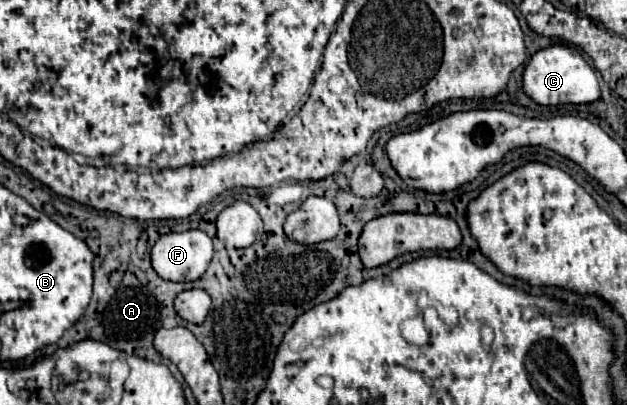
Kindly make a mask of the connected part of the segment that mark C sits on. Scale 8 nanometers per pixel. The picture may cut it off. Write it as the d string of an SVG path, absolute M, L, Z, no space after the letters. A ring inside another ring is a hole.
M550 45L532 55L524 69L524 93L538 105L560 105L560 103L594 103L600 99L598 79L594 69L584 61L578 49L566 45Z

